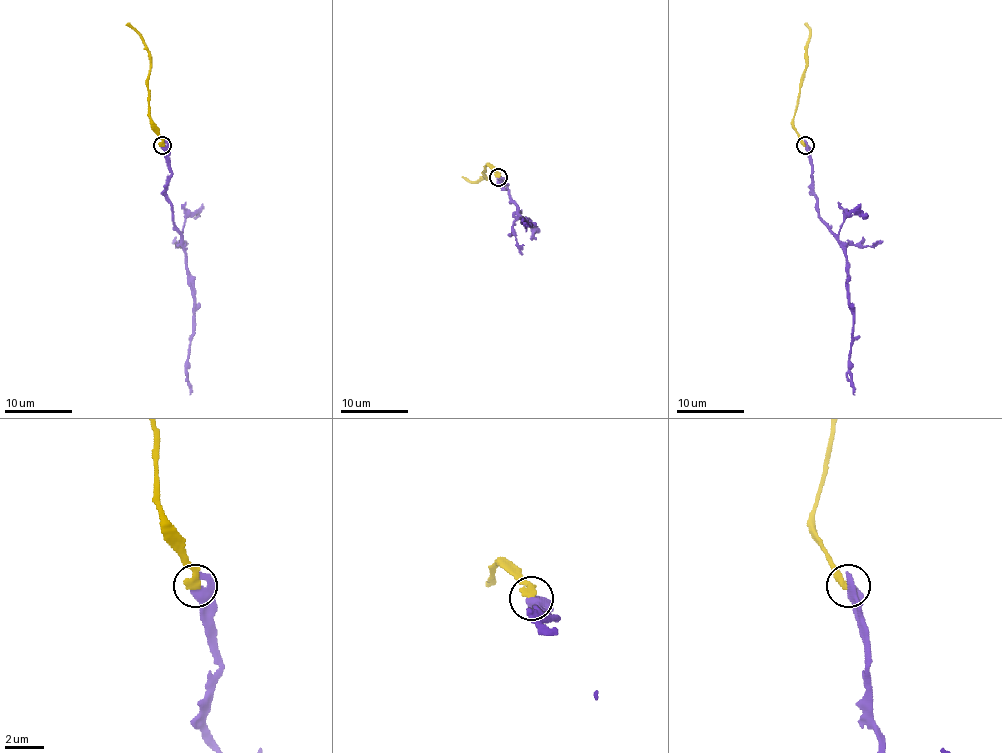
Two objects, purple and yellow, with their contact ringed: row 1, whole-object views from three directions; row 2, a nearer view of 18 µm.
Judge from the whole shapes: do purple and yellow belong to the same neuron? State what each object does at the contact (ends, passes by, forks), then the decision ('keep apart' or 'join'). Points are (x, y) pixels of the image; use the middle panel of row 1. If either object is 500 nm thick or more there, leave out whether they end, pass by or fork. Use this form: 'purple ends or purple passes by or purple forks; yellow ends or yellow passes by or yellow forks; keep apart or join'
keep apart

